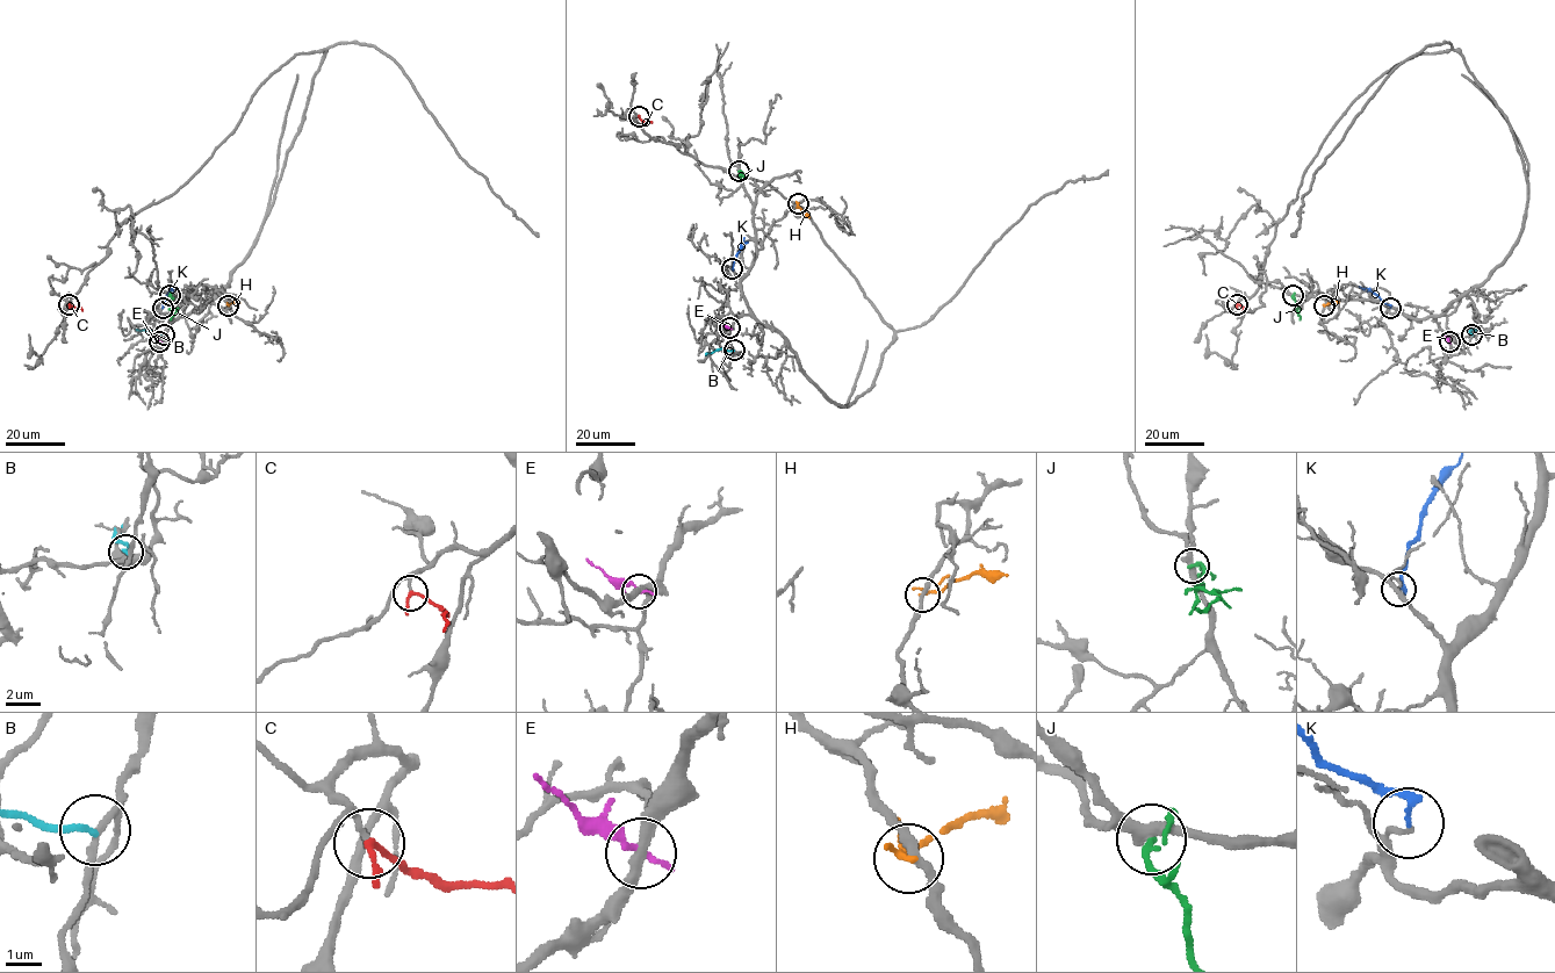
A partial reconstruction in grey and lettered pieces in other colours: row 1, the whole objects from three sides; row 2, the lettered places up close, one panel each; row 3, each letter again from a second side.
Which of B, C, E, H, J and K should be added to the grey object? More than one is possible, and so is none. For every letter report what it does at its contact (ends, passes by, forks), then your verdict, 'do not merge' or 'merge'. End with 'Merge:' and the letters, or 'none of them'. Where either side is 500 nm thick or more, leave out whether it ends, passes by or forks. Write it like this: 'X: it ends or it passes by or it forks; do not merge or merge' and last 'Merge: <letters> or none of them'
B: it ends; do not merge
C: it passes by; merge
E: it ends; do not merge
H: it passes by; do not merge
J: it passes by; do not merge
K: it ends; do not merge
Merge: C

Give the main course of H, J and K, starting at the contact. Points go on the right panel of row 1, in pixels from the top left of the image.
H: (1324, 305), (1339, 302)
J: (1293, 295), (1300, 319)
K: (1390, 308), (1363, 288)

